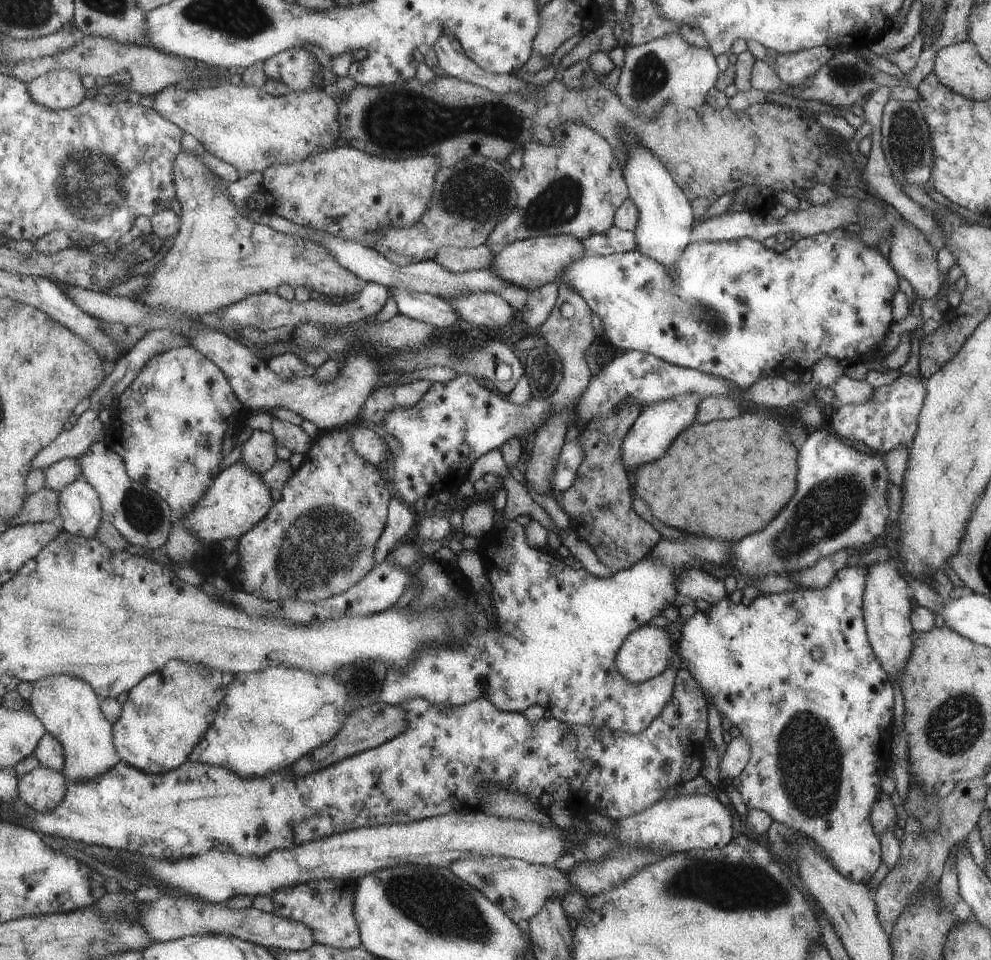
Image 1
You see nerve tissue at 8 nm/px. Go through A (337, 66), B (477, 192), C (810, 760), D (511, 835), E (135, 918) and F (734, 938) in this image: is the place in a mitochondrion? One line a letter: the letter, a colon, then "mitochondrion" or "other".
A: other
B: mitochondrion
C: mitochondrion
D: other
E: other
F: other

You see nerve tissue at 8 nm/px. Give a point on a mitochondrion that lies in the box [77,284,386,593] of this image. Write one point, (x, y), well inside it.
(324, 543)

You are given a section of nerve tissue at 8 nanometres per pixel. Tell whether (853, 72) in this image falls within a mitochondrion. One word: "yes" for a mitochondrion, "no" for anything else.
yes

